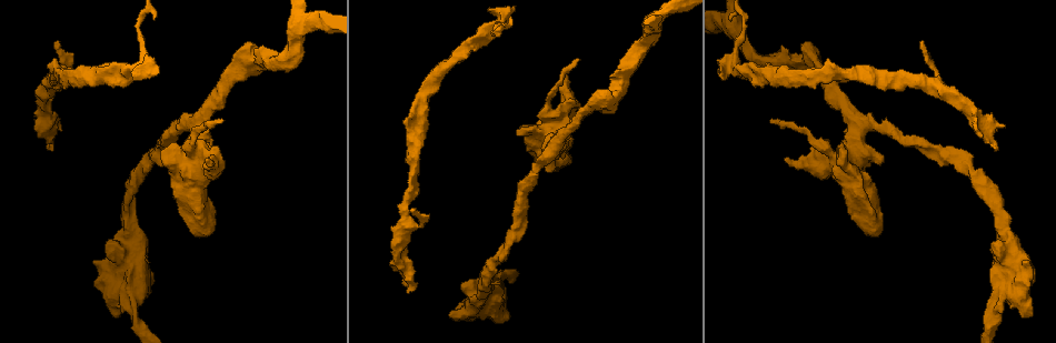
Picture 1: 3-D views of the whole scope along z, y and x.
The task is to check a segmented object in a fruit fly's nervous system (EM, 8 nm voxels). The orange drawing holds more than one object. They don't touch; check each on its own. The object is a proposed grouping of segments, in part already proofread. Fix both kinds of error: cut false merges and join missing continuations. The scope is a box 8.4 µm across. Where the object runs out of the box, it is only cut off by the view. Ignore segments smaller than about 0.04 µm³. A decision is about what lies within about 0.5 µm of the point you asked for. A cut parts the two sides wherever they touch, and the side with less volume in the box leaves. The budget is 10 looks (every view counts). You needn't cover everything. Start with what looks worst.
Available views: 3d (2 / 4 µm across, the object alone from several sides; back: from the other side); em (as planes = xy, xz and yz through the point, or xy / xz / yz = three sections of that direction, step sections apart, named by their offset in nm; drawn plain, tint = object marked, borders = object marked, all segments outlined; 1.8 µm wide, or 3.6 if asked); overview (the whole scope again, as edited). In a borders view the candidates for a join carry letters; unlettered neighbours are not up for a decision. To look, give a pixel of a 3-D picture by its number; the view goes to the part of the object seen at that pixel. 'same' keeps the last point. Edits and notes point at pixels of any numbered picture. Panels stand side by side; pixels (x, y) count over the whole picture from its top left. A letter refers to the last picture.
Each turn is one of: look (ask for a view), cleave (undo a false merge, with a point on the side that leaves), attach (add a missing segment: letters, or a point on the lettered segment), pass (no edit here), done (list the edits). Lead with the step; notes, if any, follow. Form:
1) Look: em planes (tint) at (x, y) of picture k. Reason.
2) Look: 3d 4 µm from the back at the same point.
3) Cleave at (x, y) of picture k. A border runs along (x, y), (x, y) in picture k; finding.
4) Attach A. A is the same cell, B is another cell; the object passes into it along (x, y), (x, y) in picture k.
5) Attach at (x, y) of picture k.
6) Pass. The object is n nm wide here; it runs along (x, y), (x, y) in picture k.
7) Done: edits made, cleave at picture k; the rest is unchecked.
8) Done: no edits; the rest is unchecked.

Look: 3d 2 µm at (51, 147) of picture 1. Branch stops here.

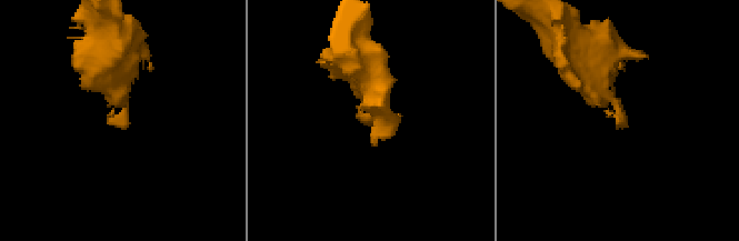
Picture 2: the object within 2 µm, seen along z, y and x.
Look: em xy step 4 (borders) at (115, 126) of picture 2.

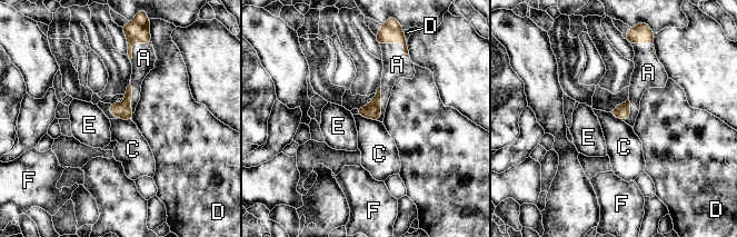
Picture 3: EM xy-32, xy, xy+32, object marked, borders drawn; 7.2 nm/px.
Look: em planes (borders) at the same point. Cut it another way.

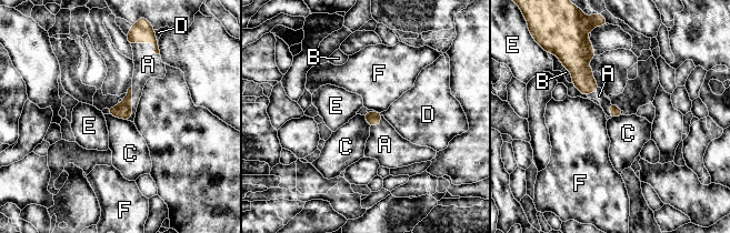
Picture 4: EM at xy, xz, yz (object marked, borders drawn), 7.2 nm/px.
Attach A. A is the same cell, B, C, D, E and F are other cells; the object passes into it along (123, 110), (131, 103), (143, 71) in picture 4; the cell continues.

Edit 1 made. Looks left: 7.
Look: overview. Redraw.

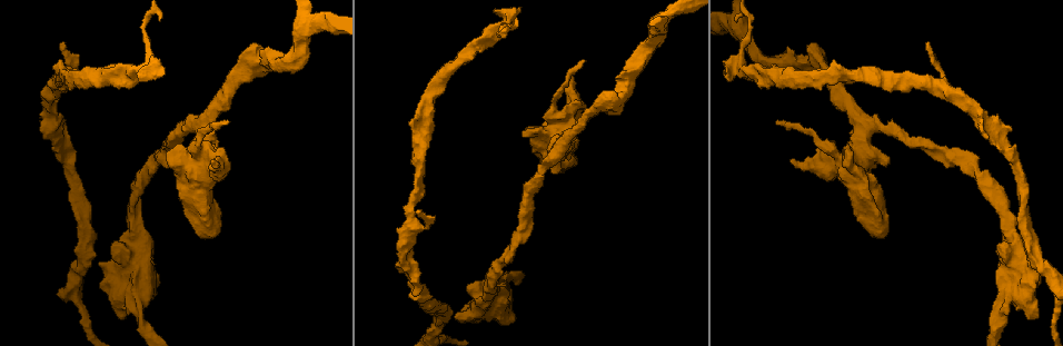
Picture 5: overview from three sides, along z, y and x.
Look: em 3.6 µm planes (tint) at (132, 257) of picture 5. Sudden change in width.

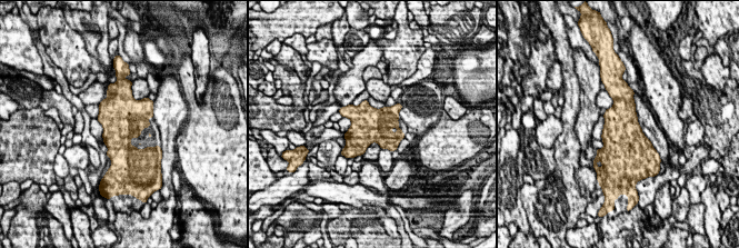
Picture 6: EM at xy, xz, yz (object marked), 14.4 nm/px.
Look: em 3.6 µm planes (borders) at the same point.

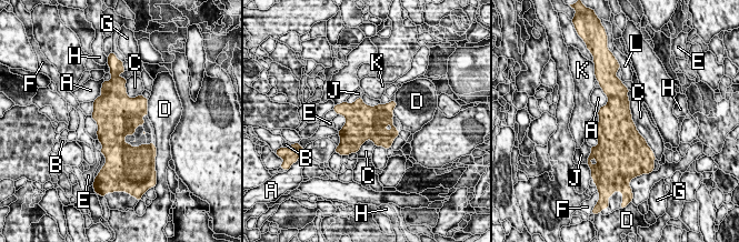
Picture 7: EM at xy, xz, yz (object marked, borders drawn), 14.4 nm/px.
Pass. The longest contact is with C, 850 nm; A, B, C, D, E, F, G, H, J, K and L are other cells; a border runs along (628, 90), (631, 119), (648, 143) in picture 7; one cell here.

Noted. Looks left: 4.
Look: em planes (tint) at (927, 42) of picture 5. Thin end.

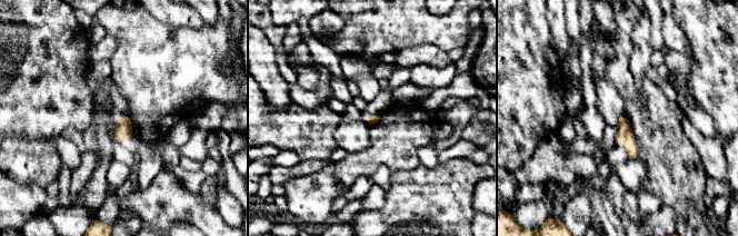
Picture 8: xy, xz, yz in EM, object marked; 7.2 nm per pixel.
Look: em planes (borders) at the same point. What lies round it.

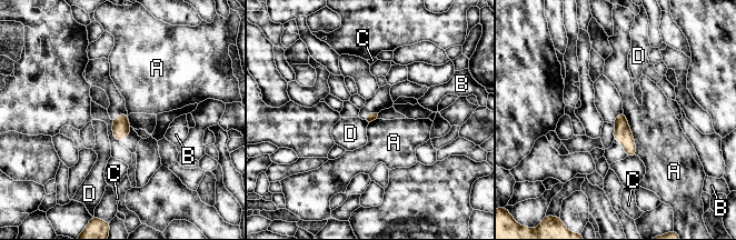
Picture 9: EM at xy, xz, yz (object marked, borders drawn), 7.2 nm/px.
Pass. The longest contact is with A, 320 nm; A, B, C and D are other cells; none of them fits.

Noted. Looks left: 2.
Look: em planes (tint) at (790, 159) of picture 5. Free end.

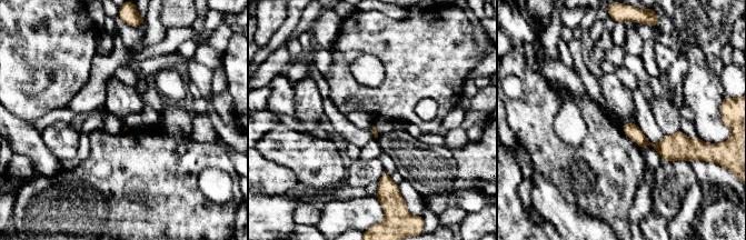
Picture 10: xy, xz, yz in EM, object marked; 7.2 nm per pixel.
Look: em planes (borders) at the same point.

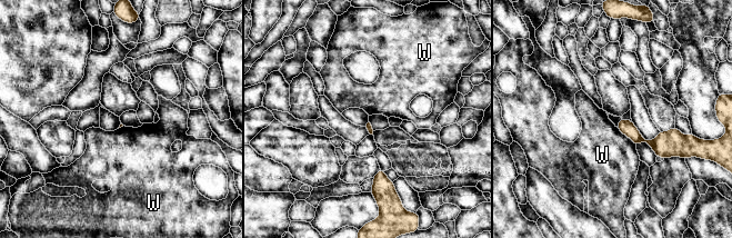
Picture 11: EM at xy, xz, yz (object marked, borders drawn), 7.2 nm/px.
Pass. W is another cell; a border runs along (615, 127), (635, 146) in picture 11; none of them fits.

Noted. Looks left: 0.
Done: edits made, attach at picture 4; the rest is unchecked.

